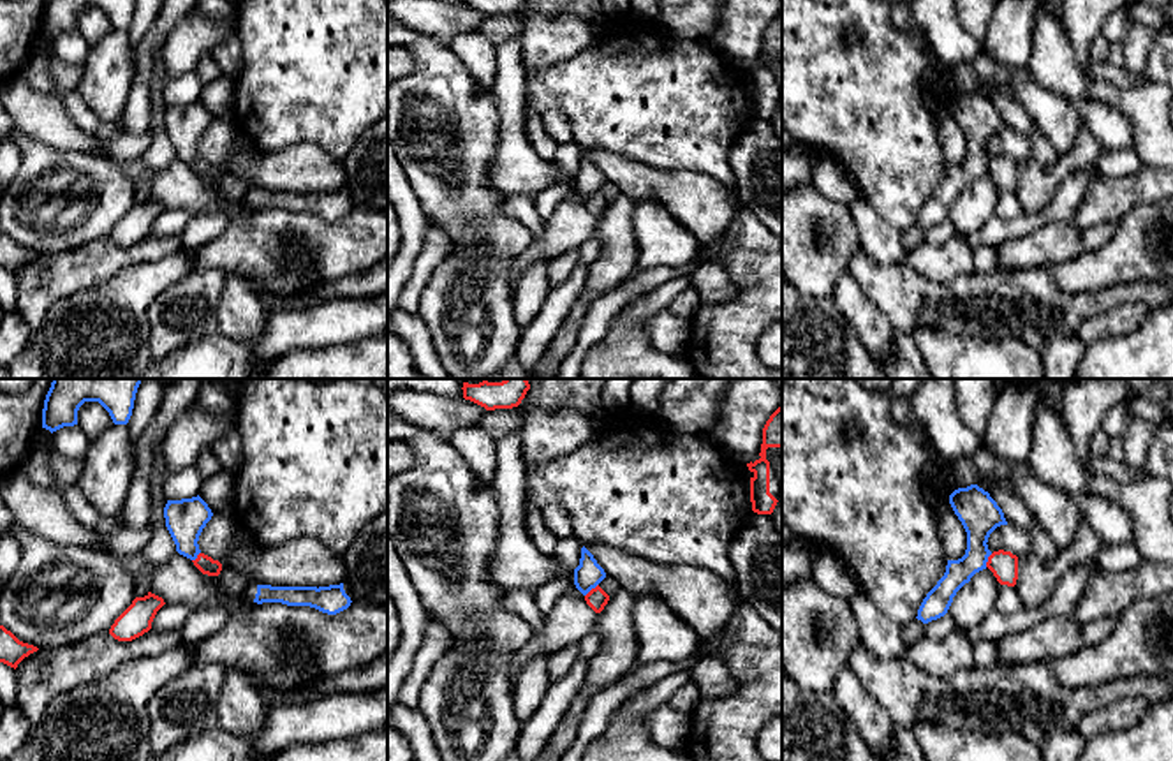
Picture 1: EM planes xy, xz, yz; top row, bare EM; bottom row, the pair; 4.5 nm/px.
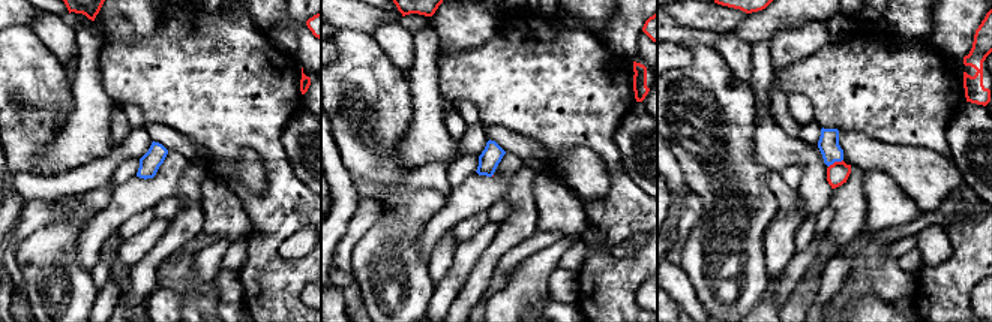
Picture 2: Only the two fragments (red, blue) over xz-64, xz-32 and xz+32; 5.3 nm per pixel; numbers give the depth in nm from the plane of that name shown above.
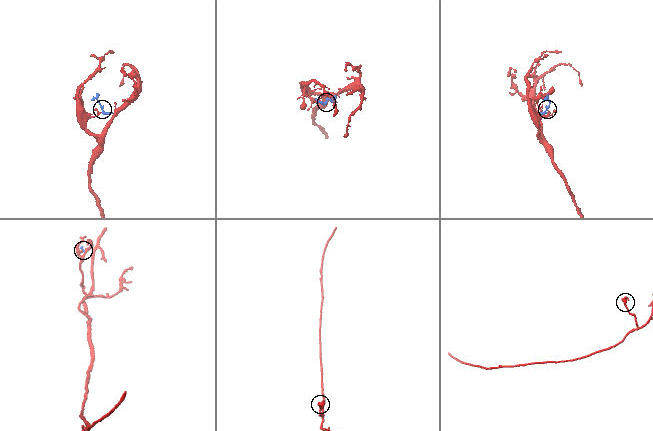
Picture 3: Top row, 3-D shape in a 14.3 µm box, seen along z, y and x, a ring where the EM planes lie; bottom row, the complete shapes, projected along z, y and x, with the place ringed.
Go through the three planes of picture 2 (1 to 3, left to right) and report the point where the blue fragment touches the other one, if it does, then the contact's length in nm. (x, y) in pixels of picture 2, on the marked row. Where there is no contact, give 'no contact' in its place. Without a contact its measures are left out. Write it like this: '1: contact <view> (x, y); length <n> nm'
1: no contact
2: no contact
3: contact xz+32 (835, 162); length 90 nm

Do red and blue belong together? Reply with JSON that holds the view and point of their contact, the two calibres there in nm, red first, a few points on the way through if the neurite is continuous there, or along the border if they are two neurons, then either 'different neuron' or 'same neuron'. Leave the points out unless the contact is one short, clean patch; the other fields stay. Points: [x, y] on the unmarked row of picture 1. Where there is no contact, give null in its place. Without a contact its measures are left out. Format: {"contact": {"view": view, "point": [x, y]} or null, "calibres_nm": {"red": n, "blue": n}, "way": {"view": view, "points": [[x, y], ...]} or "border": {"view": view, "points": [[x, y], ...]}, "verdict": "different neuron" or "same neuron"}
{"contact": {"view": "xz", "point": [590, 196]}, "calibres_nm": {"red": 90, "blue": 120}, "border": {"view": "xz", "points": [[597, 189], [585, 201]]}, "verdict": "different neuron"}

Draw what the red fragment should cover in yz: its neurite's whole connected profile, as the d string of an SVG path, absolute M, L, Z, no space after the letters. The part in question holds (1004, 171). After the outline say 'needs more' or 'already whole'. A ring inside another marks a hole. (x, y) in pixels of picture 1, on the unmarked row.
M993 157L986 173L993 178L1000 190L1014 192L1018 185L1018 162L1011 157Z; already whole

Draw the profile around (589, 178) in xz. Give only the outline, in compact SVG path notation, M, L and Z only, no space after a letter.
M583 151L579 171L574 174L574 190L576 194L586 201L592 194L595 194L606 183L604 174L597 169L594 160Z

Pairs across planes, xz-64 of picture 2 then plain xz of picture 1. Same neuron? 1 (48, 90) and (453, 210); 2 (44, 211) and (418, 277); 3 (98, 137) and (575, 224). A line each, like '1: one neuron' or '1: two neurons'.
1: one neuron
2: one neuron
3: one neuron

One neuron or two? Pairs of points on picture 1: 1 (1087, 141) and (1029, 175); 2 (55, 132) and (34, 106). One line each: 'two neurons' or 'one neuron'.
1: one neuron
2: one neuron

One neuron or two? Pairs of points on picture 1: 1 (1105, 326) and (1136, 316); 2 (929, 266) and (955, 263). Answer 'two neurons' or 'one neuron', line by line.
1: one neuron
2: one neuron

